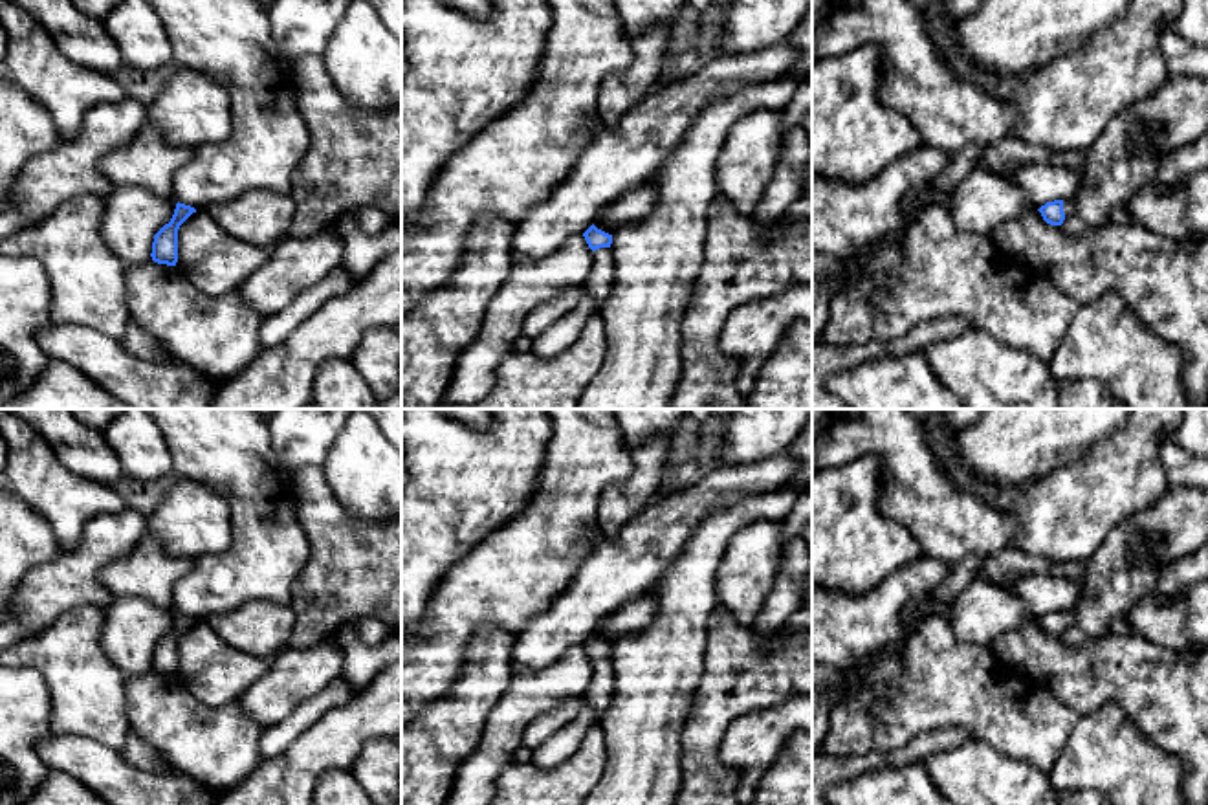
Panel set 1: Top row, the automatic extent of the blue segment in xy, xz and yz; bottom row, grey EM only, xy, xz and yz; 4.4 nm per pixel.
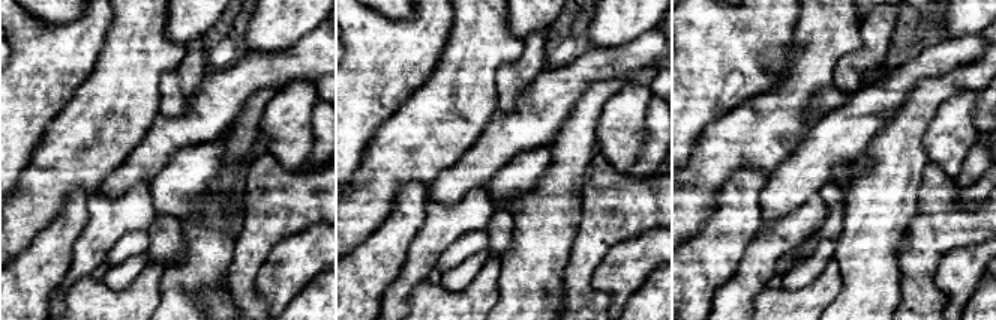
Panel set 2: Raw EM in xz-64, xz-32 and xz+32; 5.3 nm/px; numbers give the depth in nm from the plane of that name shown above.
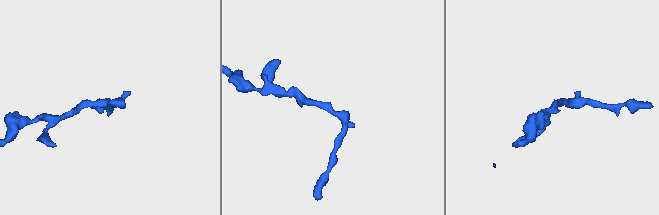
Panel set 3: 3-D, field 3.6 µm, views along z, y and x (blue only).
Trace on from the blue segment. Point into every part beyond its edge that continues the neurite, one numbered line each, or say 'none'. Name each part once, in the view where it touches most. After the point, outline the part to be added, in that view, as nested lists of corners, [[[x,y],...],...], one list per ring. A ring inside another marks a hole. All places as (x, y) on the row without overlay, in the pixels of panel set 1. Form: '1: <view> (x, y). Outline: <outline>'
1: xz (600, 692). Outline: [[[610,658],[592,662],[592,680],[588,682],[583,699],[598,713],[598,719],[609,710],[614,700],[614,666]]]

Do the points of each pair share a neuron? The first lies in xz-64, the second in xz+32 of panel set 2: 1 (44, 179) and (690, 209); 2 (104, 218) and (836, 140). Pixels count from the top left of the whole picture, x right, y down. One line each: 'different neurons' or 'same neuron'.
1: same neuron
2: different neurons

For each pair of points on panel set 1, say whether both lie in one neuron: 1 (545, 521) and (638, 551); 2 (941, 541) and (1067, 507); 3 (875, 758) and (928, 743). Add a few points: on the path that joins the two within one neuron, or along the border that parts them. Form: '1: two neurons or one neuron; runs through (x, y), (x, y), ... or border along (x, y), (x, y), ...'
1: two neurons; border along (596, 543), (571, 580)
2: two neurons; border along (1010, 510), (1016, 543), (1040, 556)
3: one neuron; runs through (888, 758), (915, 752)

